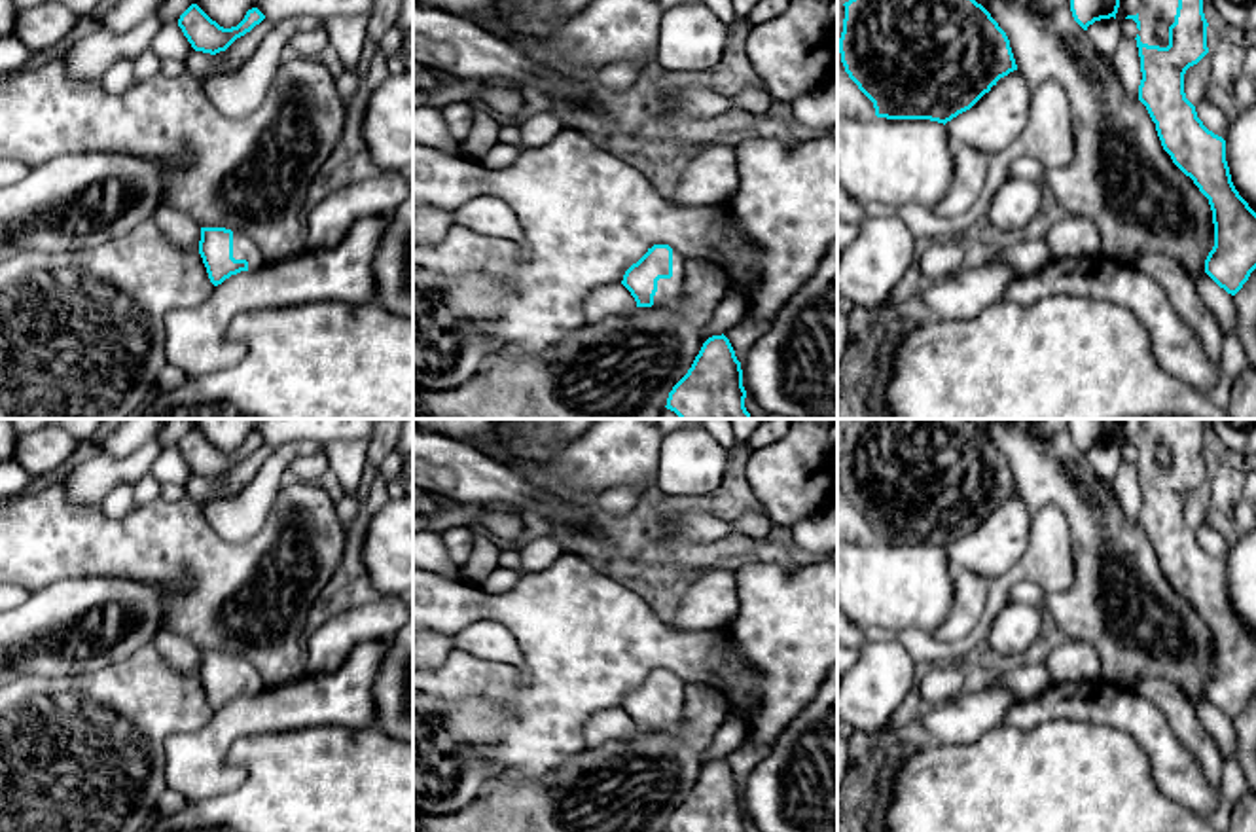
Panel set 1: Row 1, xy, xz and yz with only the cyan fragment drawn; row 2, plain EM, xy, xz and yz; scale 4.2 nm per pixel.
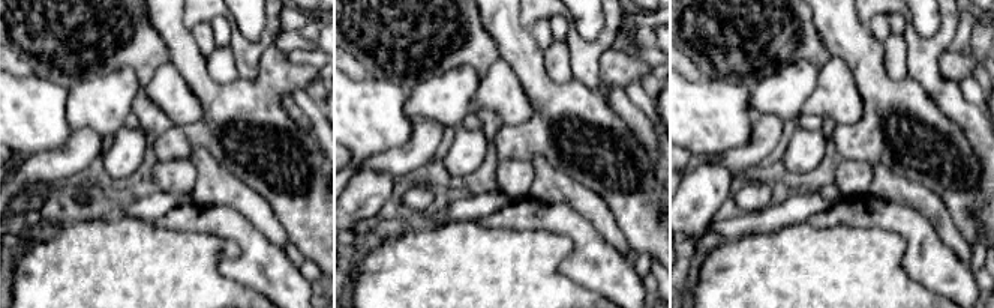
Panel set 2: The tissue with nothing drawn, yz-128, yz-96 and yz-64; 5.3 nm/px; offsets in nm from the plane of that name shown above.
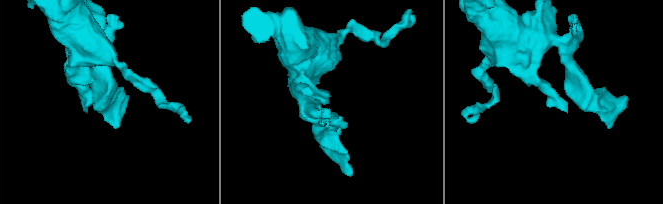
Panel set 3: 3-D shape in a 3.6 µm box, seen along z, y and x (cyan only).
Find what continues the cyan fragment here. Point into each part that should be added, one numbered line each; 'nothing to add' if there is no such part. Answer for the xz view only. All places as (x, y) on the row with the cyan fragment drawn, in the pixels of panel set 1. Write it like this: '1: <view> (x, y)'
1: xz (669, 290)

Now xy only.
1: xy (243, 249)

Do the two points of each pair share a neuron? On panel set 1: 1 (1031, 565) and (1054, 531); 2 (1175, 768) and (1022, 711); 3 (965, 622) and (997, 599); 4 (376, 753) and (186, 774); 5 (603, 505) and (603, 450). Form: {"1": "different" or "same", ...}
{"1": "same", "2": "same", "3": "different", "4": "different", "5": "different"}

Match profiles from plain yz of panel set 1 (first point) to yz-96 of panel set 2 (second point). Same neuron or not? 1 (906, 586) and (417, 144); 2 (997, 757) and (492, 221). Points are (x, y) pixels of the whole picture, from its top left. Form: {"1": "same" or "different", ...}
{"1": "different", "2": "different"}

